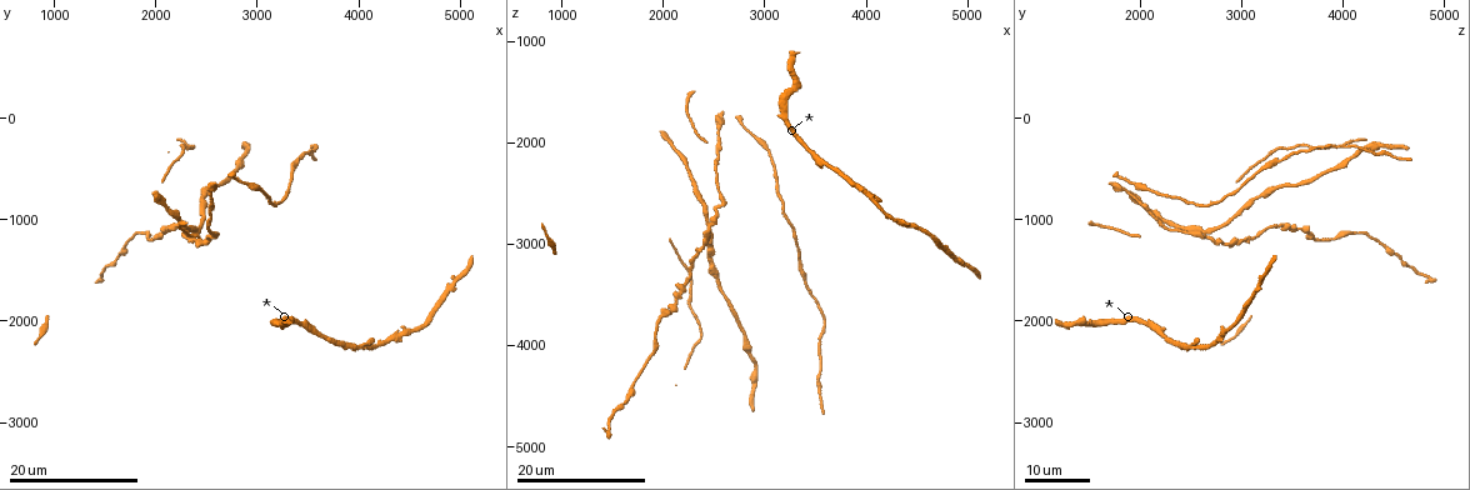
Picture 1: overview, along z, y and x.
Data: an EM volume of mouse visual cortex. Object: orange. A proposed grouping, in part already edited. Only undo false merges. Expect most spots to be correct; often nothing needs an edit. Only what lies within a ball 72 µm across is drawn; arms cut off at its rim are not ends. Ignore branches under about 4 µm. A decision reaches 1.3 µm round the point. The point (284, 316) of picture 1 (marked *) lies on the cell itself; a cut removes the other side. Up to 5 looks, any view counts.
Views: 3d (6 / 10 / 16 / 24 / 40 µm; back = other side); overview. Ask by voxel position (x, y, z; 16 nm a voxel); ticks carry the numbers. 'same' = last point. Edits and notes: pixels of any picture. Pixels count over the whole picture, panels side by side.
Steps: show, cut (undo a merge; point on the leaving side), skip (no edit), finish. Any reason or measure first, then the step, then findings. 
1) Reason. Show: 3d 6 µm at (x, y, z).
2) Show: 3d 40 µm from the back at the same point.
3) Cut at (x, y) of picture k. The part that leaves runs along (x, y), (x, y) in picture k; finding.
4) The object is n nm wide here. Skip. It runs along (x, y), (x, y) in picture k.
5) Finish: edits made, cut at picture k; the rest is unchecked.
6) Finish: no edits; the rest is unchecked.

Show: 3d 16 µm at (2400, 1120, 2600).

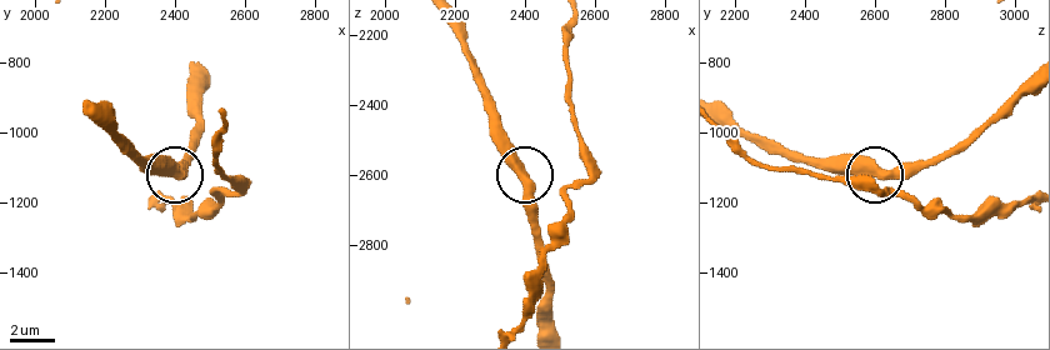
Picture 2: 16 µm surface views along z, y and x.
Zoom in. Show: 3d 10 µm at (2410, 1110, 2620).

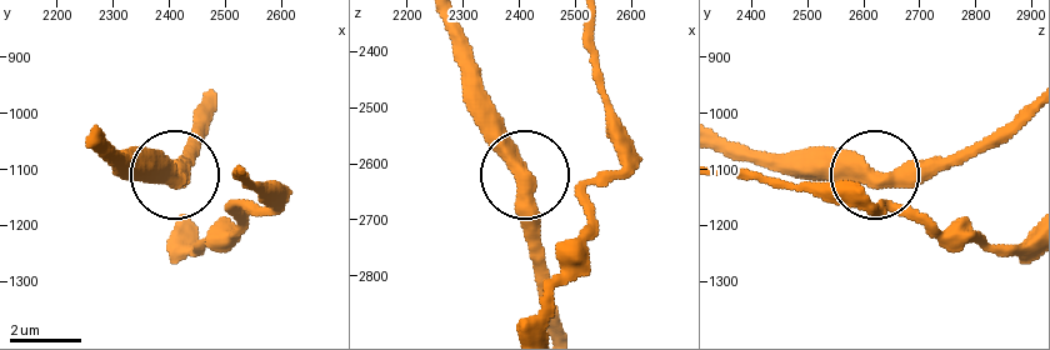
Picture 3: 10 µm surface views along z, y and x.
Skip. Continuous, no second cell.

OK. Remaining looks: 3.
Sudden change in width. Show: 3d 16 µm at (2280, 1080, 3220).

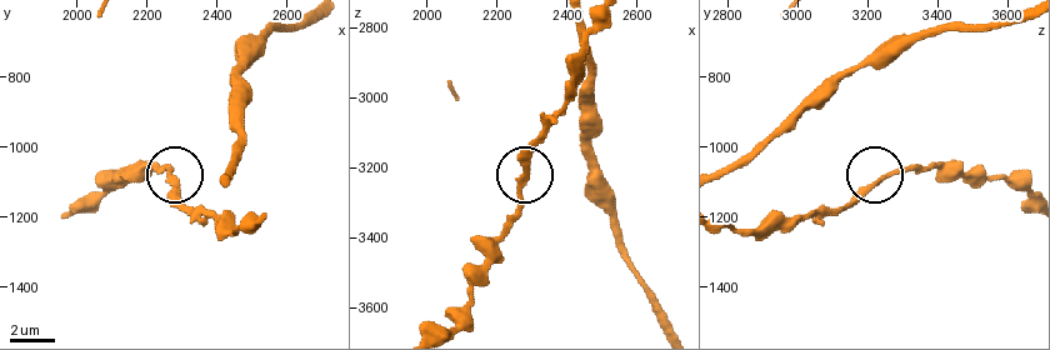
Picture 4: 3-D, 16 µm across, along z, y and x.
Closer look. Show: 3d 10 µm at (2280, 1090, 3230).

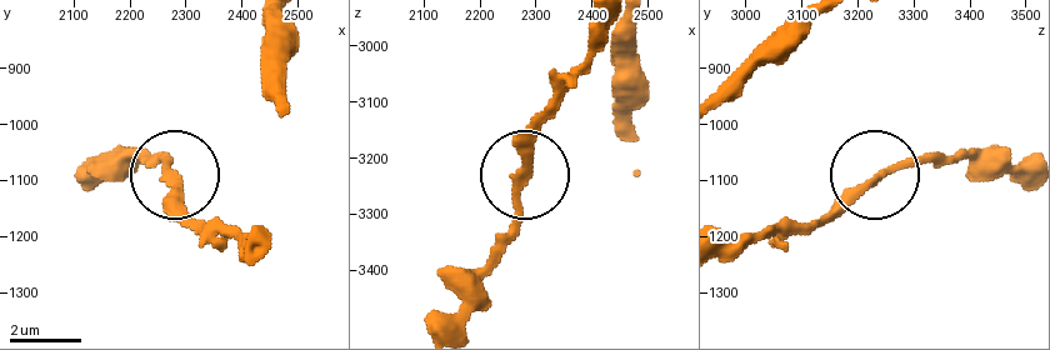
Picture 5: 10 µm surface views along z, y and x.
Show: 3d 6 µm at (2280, 1100, 3230).

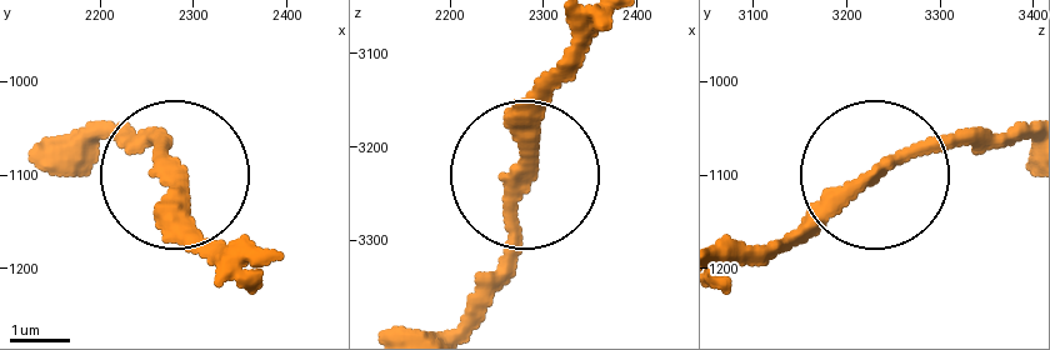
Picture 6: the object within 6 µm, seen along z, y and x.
The object is 260 nm wide here. Skip. It runs along (261, 258), (191, 218), (138, 134) in picture 6; continuous, no second cell.

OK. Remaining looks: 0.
Finish: no edits; the rest is unchecked.

